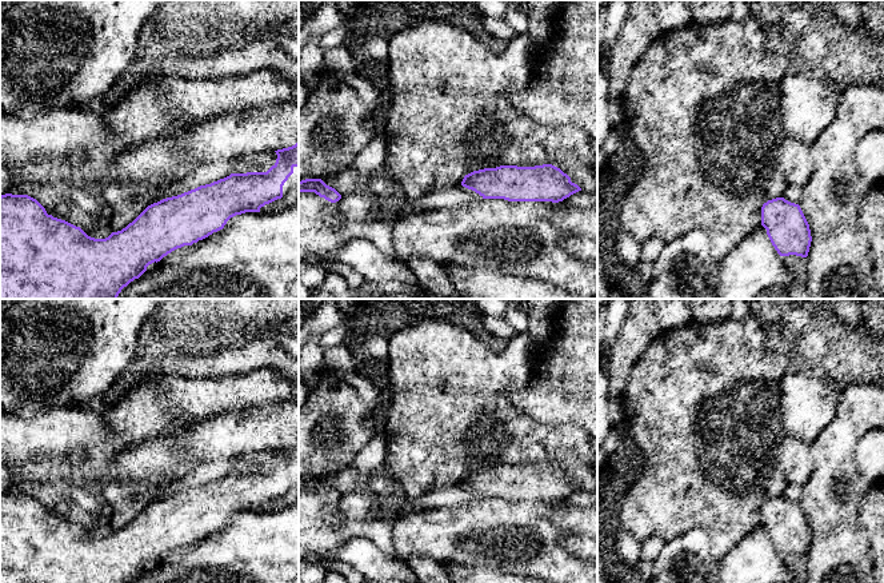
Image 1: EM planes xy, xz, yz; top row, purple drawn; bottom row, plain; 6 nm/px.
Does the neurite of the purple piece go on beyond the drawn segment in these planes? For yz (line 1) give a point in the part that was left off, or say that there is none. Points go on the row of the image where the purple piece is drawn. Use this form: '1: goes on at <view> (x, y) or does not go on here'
1: does not go on here

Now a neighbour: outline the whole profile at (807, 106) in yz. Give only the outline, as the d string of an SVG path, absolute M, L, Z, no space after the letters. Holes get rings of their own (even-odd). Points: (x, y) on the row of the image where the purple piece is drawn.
M807 73L787 75L780 85L780 143L771 175L771 187L783 187L785 200L799 204L803 200L803 189L813 172L805 159L796 152L805 147L813 147L820 133L832 123L836 115L836 105L841 96L839 88L828 87L819 79Z

